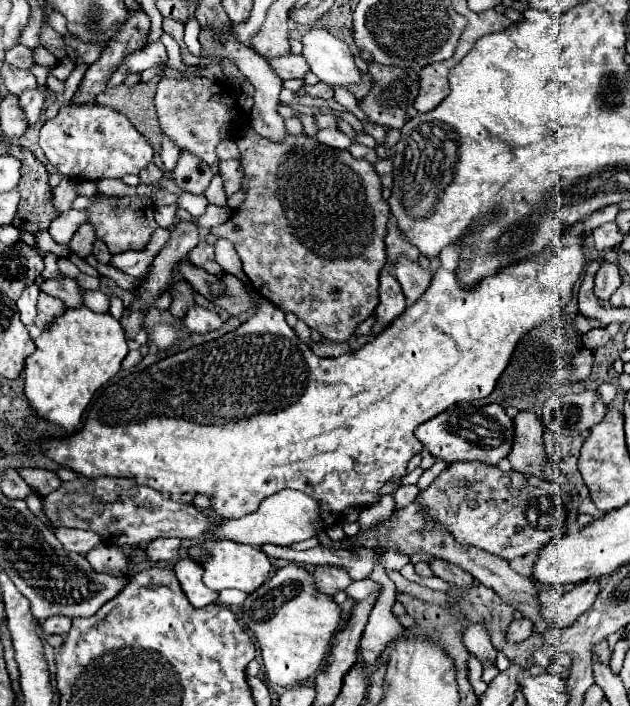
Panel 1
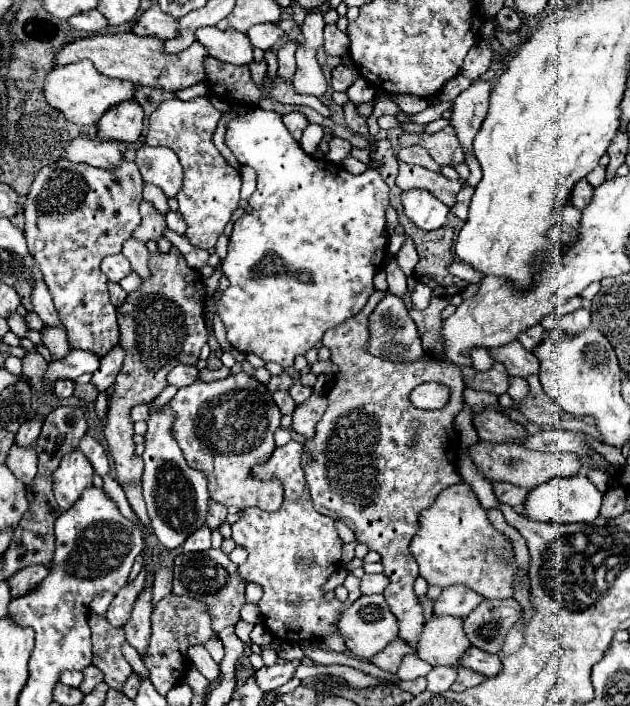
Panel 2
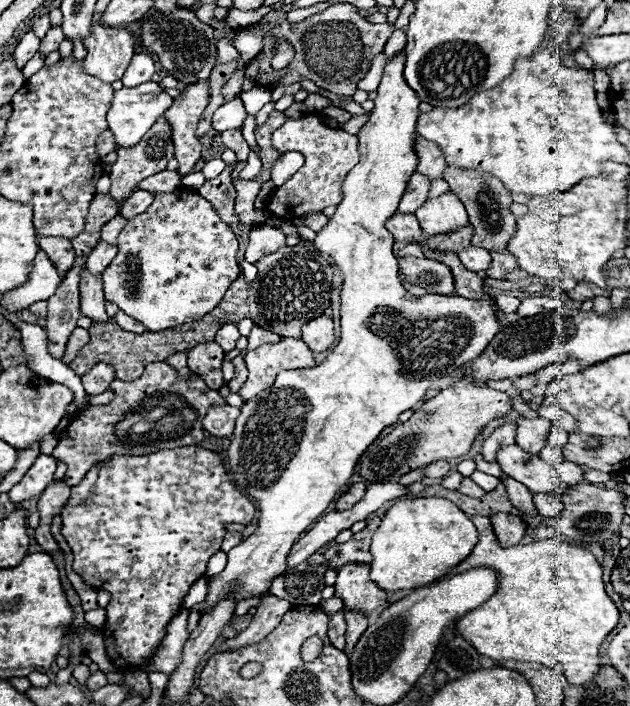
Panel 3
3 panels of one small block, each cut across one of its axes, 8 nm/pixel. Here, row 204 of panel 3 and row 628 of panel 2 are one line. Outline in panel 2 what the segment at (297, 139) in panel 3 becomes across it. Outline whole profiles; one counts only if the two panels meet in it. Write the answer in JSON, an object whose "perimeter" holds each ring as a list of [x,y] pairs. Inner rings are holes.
{"perimeter":[[[288,442],[282,448],[276,448],[268,464],[256,466],[254,474],[258,478],[280,478],[284,482],[284,502],[276,512],[264,512],[256,508],[244,510],[244,518],[232,524],[232,538],[236,544],[248,550],[248,560],[238,566],[238,576],[244,584],[258,584],[262,588],[262,598],[258,602],[266,628],[282,642],[304,642],[304,640],[322,640],[334,628],[336,614],[342,610],[340,600],[326,602],[322,584],[328,580],[332,572],[340,568],[340,554],[342,554],[342,540],[334,528],[334,518],[318,514],[312,508],[312,498],[308,494],[308,484],[304,480],[304,470],[300,466],[300,450],[302,444]]]}

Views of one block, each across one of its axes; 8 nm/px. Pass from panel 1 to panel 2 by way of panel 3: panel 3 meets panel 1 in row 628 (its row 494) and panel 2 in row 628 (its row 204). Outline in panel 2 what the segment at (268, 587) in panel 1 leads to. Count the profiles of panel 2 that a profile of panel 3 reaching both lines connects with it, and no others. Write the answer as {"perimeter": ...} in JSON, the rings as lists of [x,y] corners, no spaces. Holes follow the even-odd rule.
{"perimeter":[[[372,594],[372,596],[360,596],[352,606],[348,606],[342,612],[342,618],[338,622],[338,630],[340,630],[340,636],[344,638],[346,648],[356,658],[370,660],[380,650],[384,650],[384,646],[388,646],[388,642],[392,642],[392,638],[398,636],[398,622],[396,622],[396,616],[390,612],[384,596]]]}

